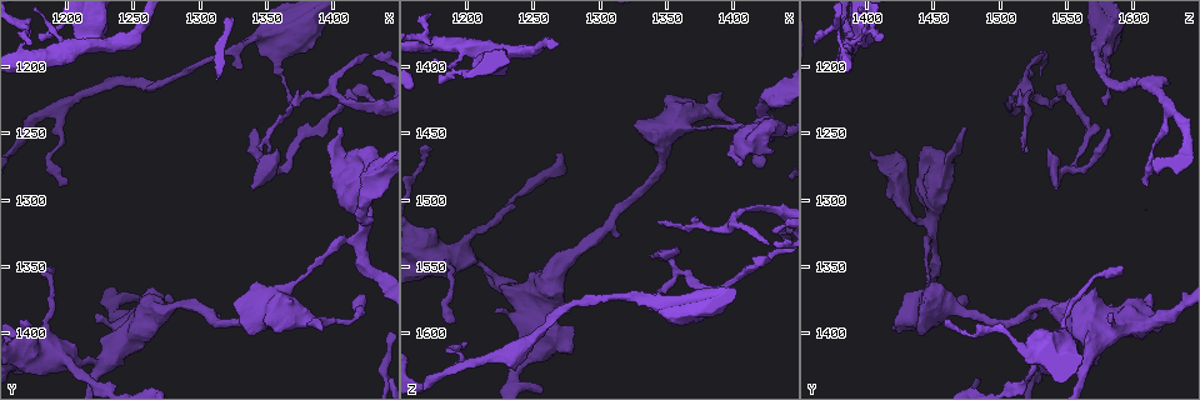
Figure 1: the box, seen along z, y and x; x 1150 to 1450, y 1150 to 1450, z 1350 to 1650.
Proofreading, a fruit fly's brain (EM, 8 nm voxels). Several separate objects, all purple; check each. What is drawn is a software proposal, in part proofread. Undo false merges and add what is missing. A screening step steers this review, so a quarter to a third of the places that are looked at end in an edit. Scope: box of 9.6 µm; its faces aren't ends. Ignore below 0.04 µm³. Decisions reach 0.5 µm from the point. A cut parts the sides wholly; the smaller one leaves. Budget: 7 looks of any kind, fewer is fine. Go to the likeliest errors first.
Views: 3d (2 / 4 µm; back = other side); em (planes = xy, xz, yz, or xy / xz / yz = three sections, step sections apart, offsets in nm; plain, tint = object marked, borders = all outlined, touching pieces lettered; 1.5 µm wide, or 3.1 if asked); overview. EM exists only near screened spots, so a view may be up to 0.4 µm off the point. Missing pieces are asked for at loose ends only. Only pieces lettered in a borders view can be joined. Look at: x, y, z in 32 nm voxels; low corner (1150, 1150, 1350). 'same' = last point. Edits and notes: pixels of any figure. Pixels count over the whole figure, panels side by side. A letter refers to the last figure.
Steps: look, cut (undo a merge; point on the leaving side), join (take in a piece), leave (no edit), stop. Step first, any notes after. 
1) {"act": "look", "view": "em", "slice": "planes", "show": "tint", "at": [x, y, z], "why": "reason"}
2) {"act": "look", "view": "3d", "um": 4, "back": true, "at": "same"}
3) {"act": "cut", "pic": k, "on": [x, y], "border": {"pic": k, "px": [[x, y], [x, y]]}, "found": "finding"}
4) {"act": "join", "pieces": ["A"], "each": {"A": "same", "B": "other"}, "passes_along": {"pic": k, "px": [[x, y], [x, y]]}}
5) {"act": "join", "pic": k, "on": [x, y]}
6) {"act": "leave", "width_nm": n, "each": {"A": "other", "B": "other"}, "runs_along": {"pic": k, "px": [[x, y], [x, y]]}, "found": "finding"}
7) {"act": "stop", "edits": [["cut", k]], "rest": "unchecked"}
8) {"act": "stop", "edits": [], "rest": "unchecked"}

{"act": "look", "view": "3d", "um": 2, "at": [1236, 1212, 1628], "why": "branch stops here"}

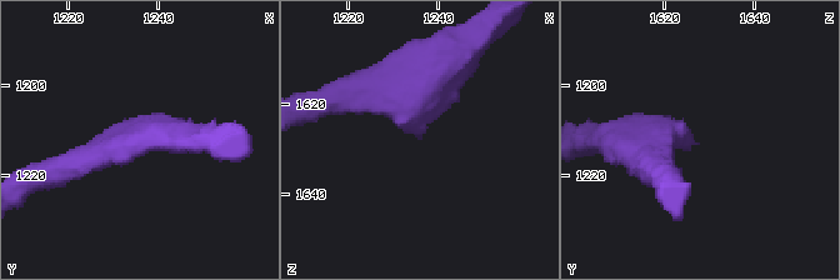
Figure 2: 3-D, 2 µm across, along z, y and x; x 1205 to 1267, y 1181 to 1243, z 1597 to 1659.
{"act": "look", "view": "em", "slice": "planes", "show": "borders", "at": [1233, 1212, 1627]}

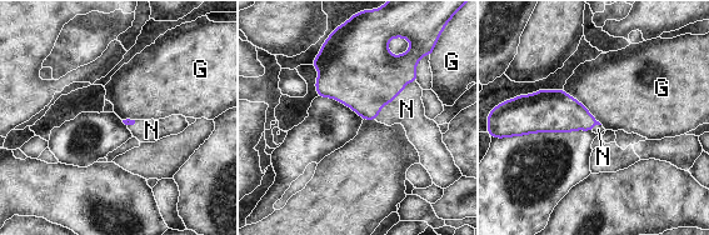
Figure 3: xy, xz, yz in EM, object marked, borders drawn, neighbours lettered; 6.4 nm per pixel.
{"act": "join", "pieces": ["N"], "each": {"G": "other", "N": "same"}, "found": "it goes on there"}

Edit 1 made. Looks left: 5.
{"act": "look", "view": "overview"}

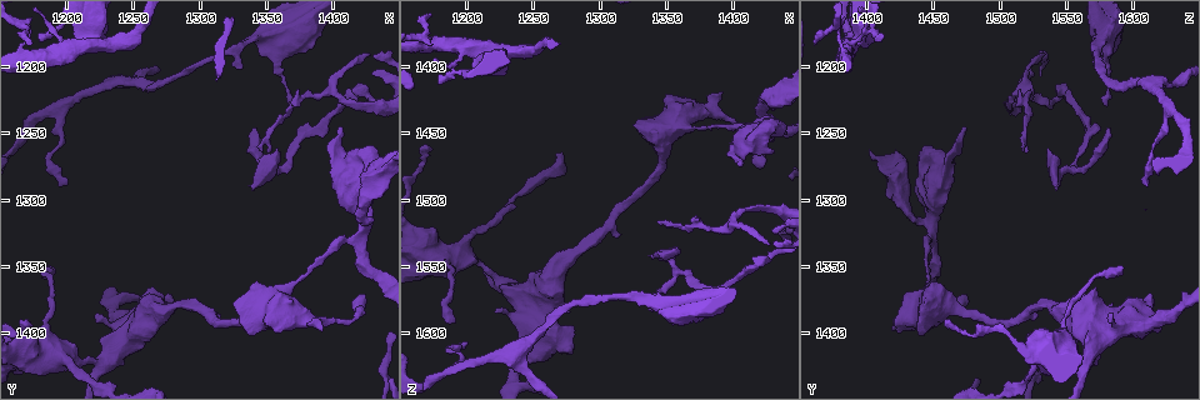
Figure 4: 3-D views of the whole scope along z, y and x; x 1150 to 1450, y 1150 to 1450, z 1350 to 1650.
{"act": "look", "view": "3d", "um": 4, "at": [1336, 1292, 1540]}

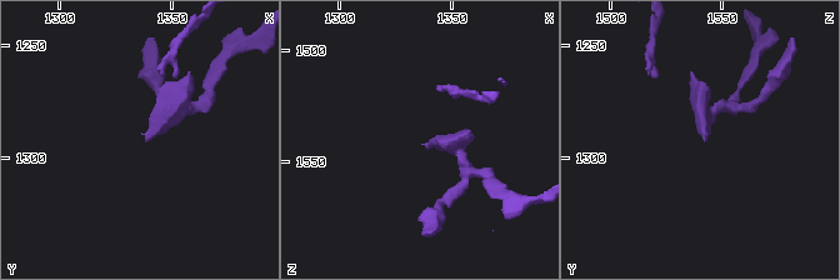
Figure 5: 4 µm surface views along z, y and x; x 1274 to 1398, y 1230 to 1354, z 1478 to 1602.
{"act": "look", "view": "em", "slice": "planes", "show": "borders", "at": [1337, 1292, 1540]}

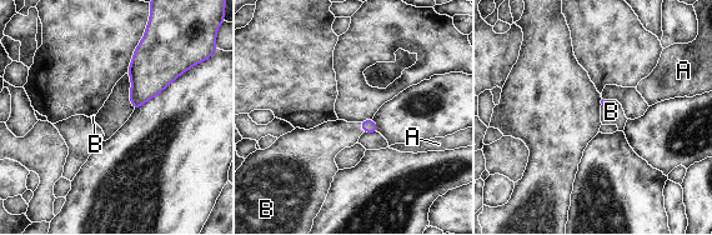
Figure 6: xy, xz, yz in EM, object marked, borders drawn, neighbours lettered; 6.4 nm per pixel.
{"act": "join", "pieces": ["B"], "each": {"A": "other", "B": "same"}, "passes_along": {"pic": 6, "px": [[367, 125], [362, 128], [326, 140]]}, "found": "the neuron continues"}

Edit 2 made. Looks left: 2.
{"act": "stop", "edits": [["join", 3], ["join", 6]], "rest": "unchecked"}

